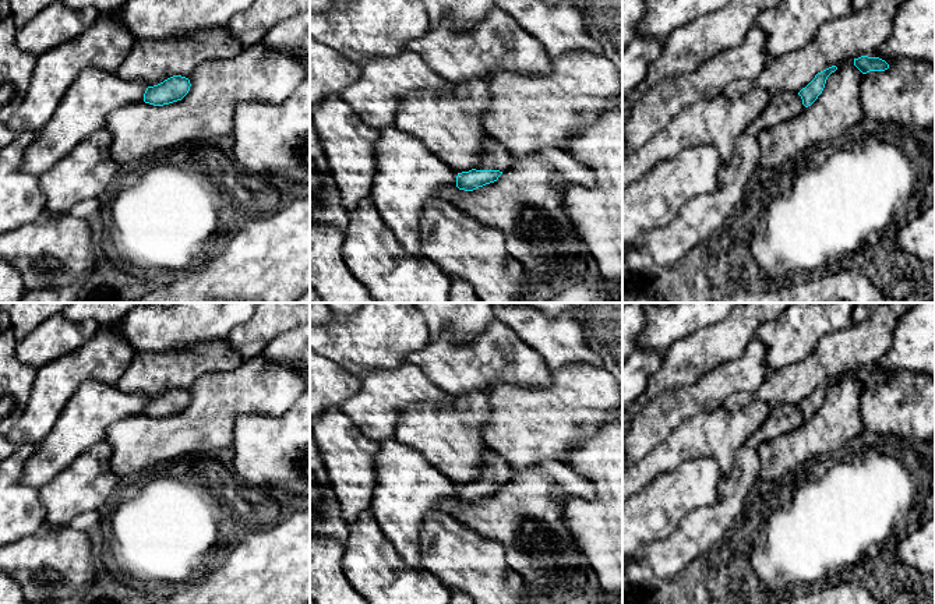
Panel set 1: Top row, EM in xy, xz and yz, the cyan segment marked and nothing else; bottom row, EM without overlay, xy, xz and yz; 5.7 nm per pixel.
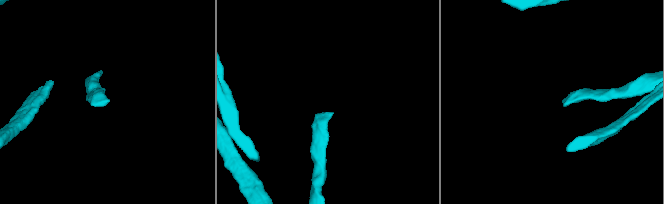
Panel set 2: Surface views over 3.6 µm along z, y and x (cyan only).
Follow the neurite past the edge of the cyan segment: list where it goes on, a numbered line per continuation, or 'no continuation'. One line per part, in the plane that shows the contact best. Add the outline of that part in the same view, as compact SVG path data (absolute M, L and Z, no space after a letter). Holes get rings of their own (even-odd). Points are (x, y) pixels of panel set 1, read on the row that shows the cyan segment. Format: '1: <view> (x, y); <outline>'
1: xz (494, 156); M487 135L481 145L480 160L473 169L505 172L511 167L512 162L514 158L509 151L500 141Z

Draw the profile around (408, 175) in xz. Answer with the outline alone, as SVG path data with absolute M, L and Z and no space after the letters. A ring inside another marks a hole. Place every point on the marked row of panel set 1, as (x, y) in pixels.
M396 127L380 130L377 142L375 179L370 199L384 223L394 232L403 248L414 255L420 252L420 215L424 204L437 192L456 183L458 173L437 159L416 137Z

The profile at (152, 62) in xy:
M226 27L201 31L188 36L137 40L116 74L124 81L144 81L148 86L158 85L173 75L190 78L193 71L207 60L233 59L241 52L240 42Z

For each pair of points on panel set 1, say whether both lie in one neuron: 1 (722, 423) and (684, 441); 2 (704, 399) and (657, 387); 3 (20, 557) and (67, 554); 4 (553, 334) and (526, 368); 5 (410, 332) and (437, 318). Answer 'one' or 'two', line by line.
1: one
2: two
3: one
4: two
5: two

